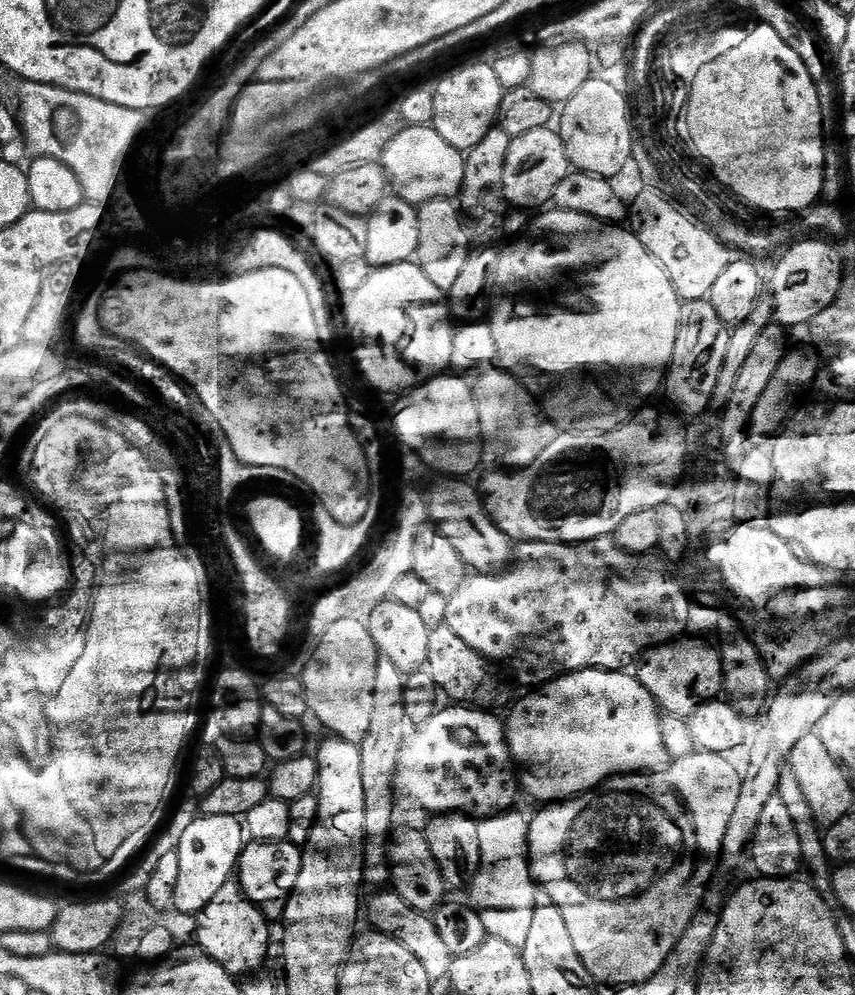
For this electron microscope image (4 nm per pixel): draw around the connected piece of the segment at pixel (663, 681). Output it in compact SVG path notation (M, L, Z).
M688 639L692 640L676 640L673 644L657 643L639 657L640 665L634 669L634 675L642 682L642 686L646 686L657 705L664 706L667 700L672 700L675 696L680 700L688 700L692 695L708 698L715 693L712 691L717 691L721 679L719 655L713 649L711 652L706 645L699 644L699 639Z

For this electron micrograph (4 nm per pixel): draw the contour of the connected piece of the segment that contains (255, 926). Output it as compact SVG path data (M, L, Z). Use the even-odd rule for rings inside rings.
M236 882L224 885L206 902L201 912L195 913L196 940L199 951L233 974L241 974L252 968L268 954L268 943L272 932L268 929L268 920L264 917L265 909L254 903Z

